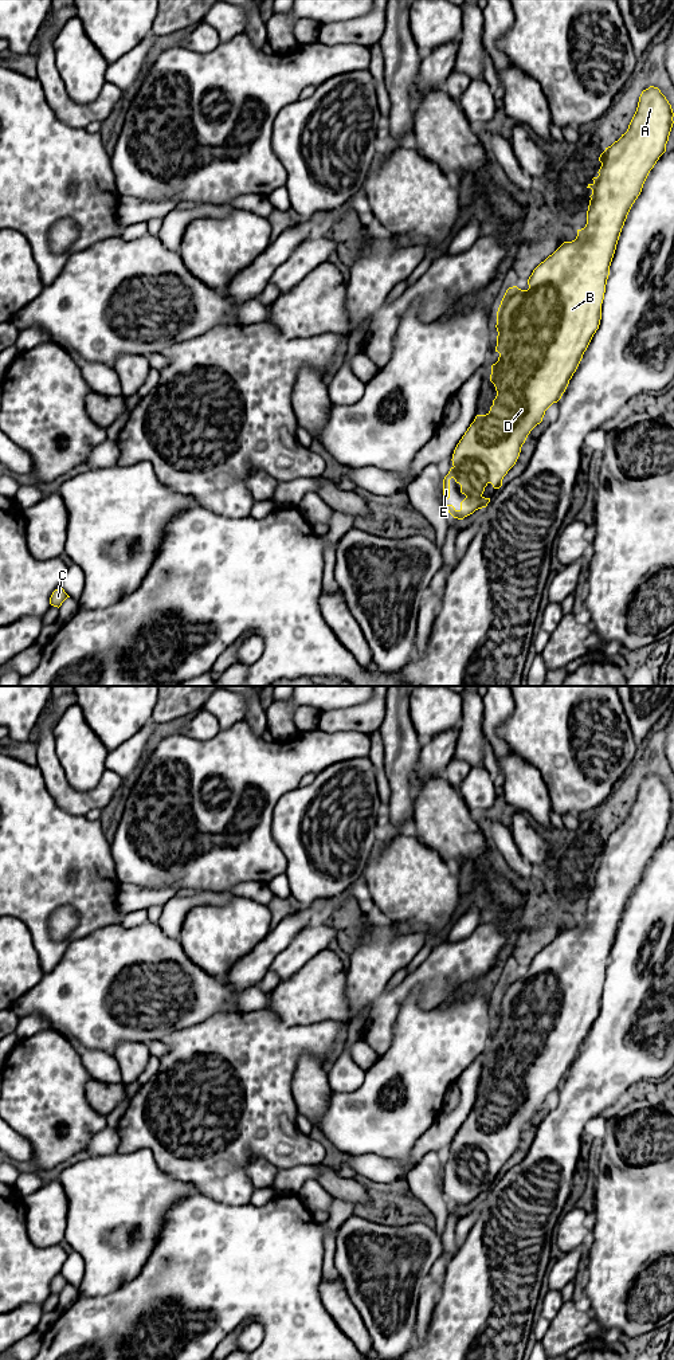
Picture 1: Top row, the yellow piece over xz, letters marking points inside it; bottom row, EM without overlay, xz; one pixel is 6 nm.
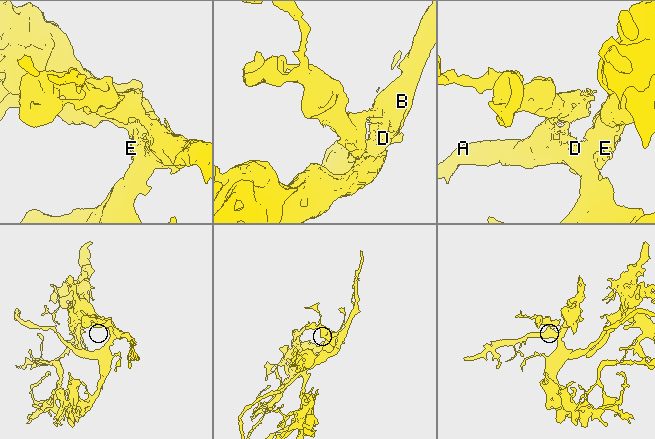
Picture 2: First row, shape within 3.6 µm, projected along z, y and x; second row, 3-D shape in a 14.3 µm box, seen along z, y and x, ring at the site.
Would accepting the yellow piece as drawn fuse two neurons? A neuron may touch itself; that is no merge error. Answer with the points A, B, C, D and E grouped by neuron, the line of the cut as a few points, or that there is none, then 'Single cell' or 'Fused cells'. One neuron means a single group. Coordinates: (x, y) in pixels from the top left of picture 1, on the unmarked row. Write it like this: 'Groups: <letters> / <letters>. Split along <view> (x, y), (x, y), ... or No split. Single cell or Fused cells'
Groups: A B C D E. No split. Single cell

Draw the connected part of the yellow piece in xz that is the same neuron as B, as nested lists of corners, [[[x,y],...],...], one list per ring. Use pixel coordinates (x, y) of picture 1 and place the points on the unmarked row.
[[[650,773],[643,777],[636,799],[622,824],[600,842],[601,854],[599,863],[587,875],[592,877],[587,898],[587,912],[577,917],[577,924],[572,929],[564,929],[552,942],[541,949],[528,967],[529,976],[521,977],[517,973],[509,975],[497,999],[497,1034],[498,1049],[491,1053],[490,1069],[494,1071],[497,1083],[486,1102],[477,1102],[452,1141],[452,1155],[443,1167],[443,1187],[450,1185],[450,1167],[454,1165],[461,1172],[461,1180],[466,1185],[456,1198],[452,1192],[444,1196],[458,1207],[473,1202],[475,1198],[486,1195],[490,1185],[482,1181],[491,1171],[494,1176],[502,1173],[502,1167],[516,1152],[521,1134],[530,1118],[542,1109],[545,1098],[557,1090],[565,1079],[569,1067],[576,1059],[584,1039],[593,1022],[599,1016],[601,1007],[601,991],[606,972],[610,963],[610,953],[616,937],[616,932],[627,906],[627,902],[642,879],[643,871],[659,844],[666,839],[666,831],[673,815],[673,796],[658,775]]]

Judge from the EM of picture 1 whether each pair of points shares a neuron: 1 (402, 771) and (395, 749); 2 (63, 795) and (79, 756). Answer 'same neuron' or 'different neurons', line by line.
1: same neuron
2: different neurons

